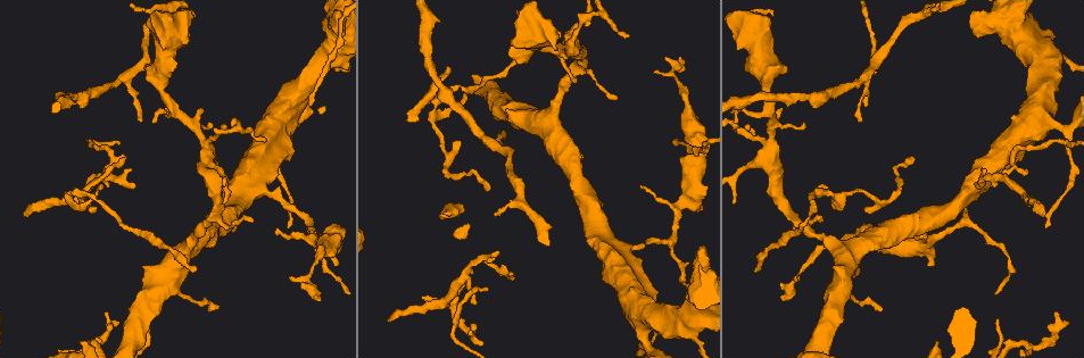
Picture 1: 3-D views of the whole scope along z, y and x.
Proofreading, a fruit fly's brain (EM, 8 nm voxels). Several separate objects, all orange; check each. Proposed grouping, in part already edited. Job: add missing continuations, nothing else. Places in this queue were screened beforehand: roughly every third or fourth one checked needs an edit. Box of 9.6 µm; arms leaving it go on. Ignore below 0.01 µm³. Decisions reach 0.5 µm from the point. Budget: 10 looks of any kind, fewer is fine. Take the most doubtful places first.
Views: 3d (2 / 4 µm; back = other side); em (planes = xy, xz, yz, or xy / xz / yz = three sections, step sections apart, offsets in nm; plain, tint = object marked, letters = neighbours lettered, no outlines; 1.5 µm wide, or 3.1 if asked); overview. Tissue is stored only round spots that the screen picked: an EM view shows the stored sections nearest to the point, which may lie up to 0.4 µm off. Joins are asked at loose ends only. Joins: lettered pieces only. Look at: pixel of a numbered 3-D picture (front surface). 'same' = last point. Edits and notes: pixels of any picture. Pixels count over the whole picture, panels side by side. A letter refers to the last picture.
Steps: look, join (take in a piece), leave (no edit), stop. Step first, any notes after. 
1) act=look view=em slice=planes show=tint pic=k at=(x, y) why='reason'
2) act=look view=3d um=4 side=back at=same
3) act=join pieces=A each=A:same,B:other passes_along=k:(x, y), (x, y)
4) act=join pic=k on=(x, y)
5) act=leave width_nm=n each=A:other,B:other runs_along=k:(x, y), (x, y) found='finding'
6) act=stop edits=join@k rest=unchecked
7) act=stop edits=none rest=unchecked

act=look view=3d um=4 pic=1 at=(333, 266) why='branch stops here'

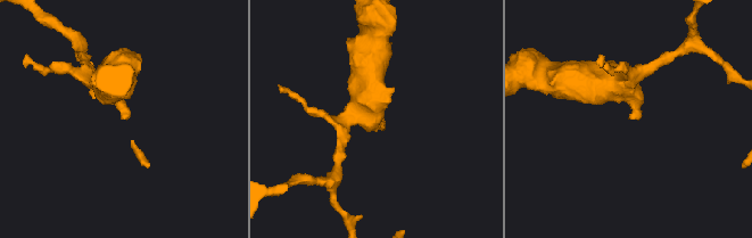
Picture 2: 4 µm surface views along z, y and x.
act=look view=em slice=planes show=letters pic=2 at=(121, 119)

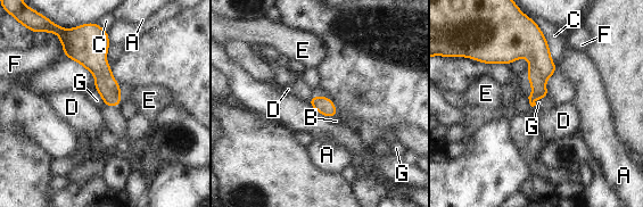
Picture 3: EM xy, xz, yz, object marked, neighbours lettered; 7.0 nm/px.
act=leave each=A:other,B:other,C:other,D:other,E:other,F:other,G:other border=3:(547, 96), (537, 99), (535, 105) found='none of them fits'

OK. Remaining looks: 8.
act=look view=em slice=xz step=8 show=letters pic=1 at=(264, 138) why='branch stops here'

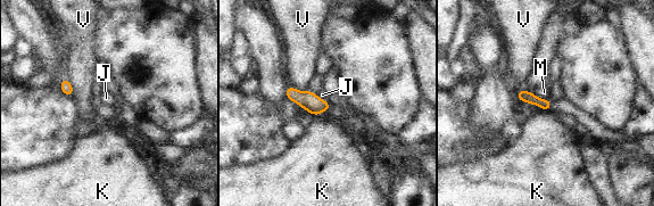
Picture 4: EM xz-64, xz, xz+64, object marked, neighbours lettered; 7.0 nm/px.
act=look view=em slice=planes show=letters at=same

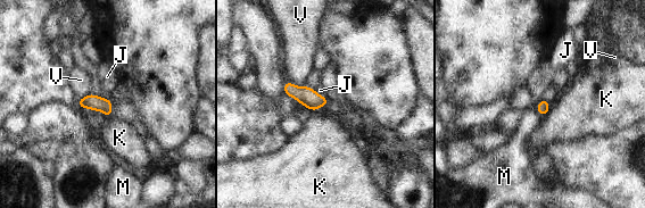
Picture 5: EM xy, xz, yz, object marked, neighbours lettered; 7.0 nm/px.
act=leave each=J:other,K:other,M:other,V:other border=5:(315, 90), (319, 94), (325, 97) found='none of them fits'

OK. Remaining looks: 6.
act=look view=3d um=2 pic=1 at=(470, 302) why='branch stops here'

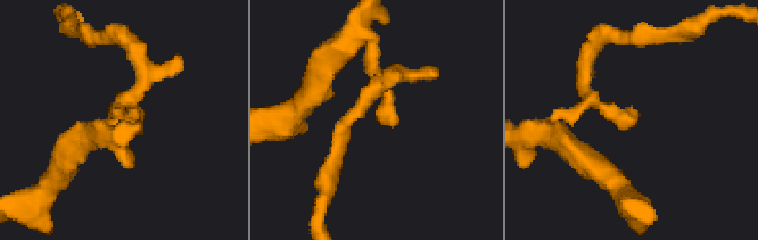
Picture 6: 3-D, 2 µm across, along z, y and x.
act=look view=em slice=planes show=letters pic=6 at=(632, 125) arm_widths_nm=160,160 why='need the tissue'

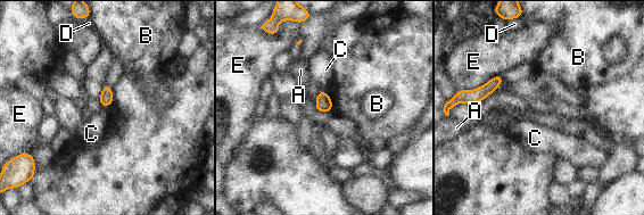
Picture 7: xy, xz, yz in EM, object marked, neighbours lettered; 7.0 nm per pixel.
act=leave each=A:other,B:other,C:other,D:other,E:other border=7:(101, 106), (107, 108) found='none of them fits'

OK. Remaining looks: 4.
act=look view=3d um=2 side=back pic=1 at=(755, 272) why='tapers out'

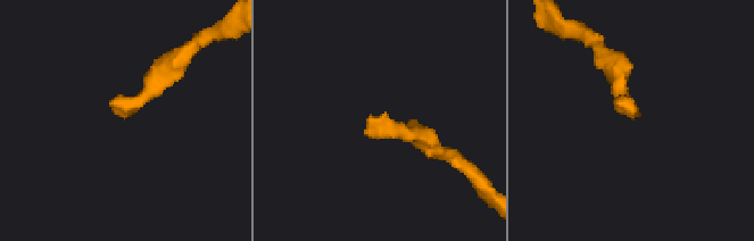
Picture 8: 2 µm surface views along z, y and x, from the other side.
act=look view=em slice=xz step=8 show=letters pic=8 at=(113, 111) why='shape alone is not enough'

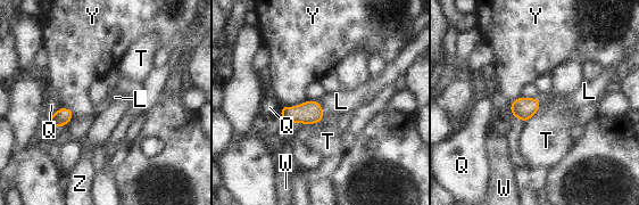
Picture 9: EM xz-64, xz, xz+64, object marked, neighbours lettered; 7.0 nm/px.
act=look view=em slice=planes show=letters at=same why='another direction'

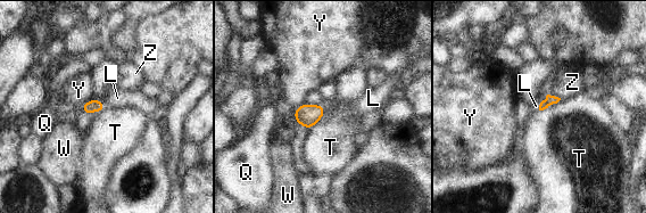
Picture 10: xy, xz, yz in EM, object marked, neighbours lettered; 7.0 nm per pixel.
act=join pic=10 on=(536, 106) each=L:same,Q:other,T:other,W:other,Y:other,Z:other passes_along=10:(549, 99), (540, 103), (536, 106) found='the cell continues'

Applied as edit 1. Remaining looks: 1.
act=stop edits=join@10 rest=unchecked

